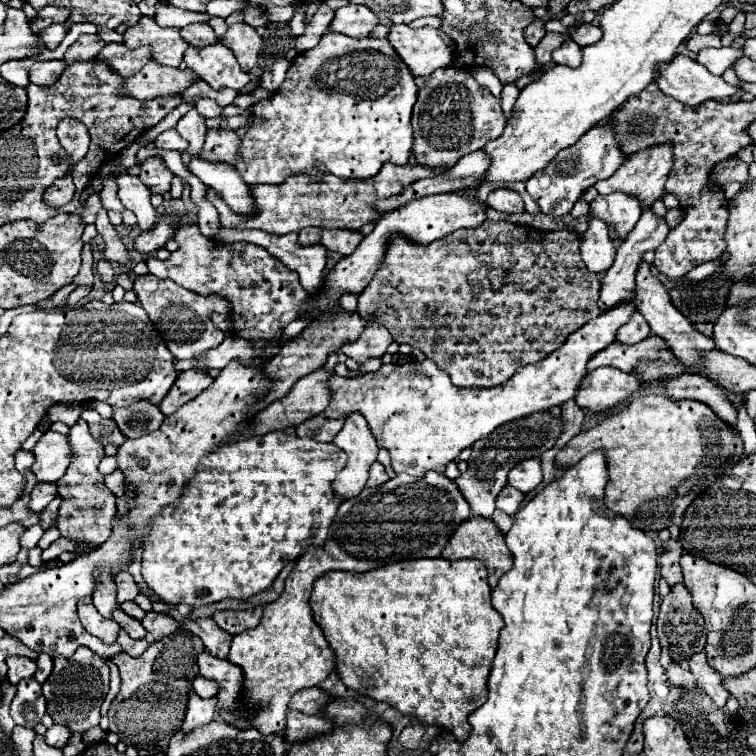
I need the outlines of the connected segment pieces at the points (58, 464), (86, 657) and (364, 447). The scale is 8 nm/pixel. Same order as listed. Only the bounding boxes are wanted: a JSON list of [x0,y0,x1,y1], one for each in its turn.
[[32,431,70,483],[42,647,110,733],[334,413,378,497]]

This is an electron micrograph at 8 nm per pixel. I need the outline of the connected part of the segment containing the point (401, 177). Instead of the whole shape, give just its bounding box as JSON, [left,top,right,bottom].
[204,165,432,233]

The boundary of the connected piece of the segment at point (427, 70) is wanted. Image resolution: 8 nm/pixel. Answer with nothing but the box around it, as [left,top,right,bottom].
[388,25,456,77]

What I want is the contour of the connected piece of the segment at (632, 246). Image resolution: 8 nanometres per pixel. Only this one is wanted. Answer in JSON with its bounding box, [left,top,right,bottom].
[598,207,670,311]

